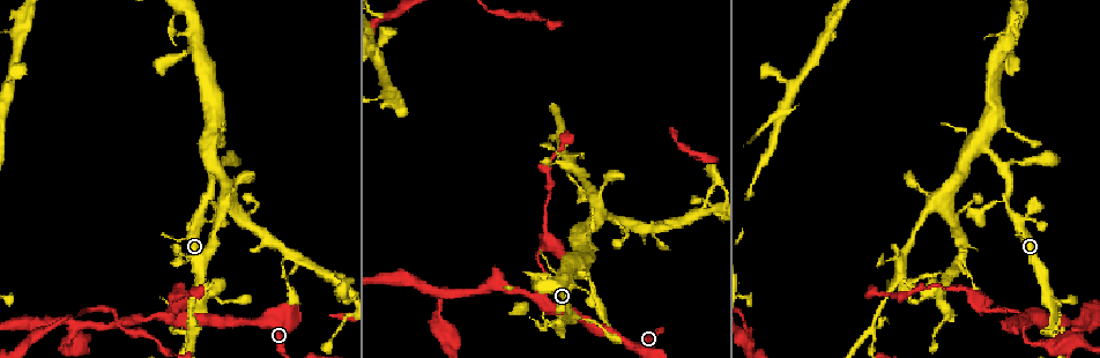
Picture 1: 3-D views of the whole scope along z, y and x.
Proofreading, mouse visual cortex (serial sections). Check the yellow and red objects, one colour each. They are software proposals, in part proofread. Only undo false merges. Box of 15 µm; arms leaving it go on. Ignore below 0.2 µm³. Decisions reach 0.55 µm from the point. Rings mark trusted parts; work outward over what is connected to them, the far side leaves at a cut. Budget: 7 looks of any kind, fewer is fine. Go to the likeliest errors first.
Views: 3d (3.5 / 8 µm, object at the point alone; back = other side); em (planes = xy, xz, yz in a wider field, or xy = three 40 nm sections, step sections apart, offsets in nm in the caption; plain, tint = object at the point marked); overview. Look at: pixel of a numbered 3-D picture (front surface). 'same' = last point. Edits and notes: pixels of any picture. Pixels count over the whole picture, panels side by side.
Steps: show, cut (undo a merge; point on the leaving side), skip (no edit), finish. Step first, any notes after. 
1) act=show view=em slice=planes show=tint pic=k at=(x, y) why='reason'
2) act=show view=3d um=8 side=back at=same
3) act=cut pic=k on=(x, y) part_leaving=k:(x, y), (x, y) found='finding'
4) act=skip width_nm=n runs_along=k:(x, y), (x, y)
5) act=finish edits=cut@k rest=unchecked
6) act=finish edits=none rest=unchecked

act=show view=3d um=3.5 pic=1 at=(538, 296) why='thin neck'

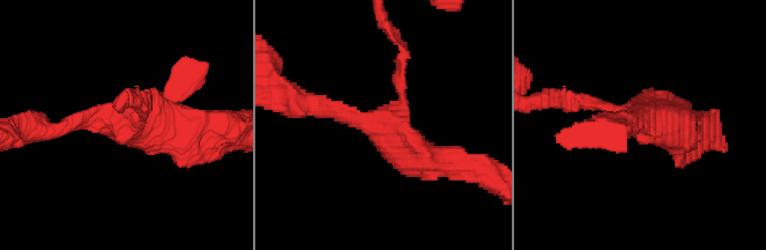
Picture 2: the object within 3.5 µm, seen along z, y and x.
act=show view=em slice=xy step=1 show=tint pic=2 at=(121, 116) arms=3 arm_widths_nm=150,200,400 why='need the tissue'

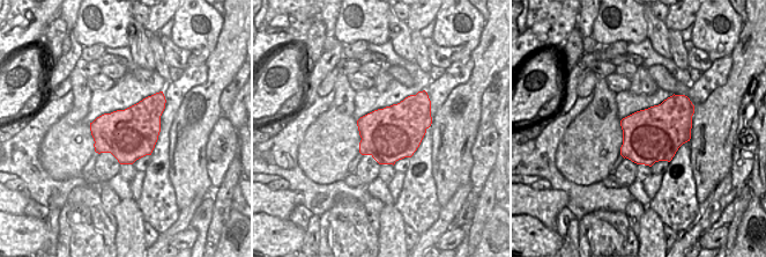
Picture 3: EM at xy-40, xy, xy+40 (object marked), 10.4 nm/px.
act=skip runs_along=2:(450, 159), (314, 102) found='one cell here'

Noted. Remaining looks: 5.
act=show view=3d um=3.5 side=back pic=1 at=(446, 293) why='sharp bend'

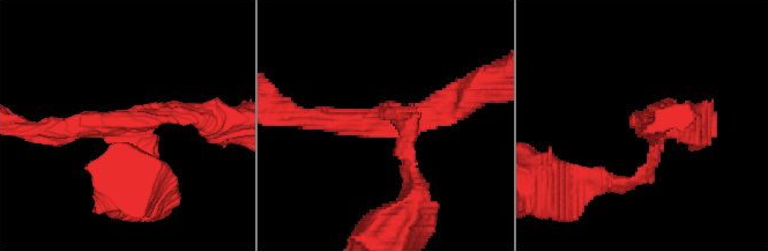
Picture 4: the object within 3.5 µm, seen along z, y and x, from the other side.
act=show view=em slice=xy step=1 show=tint pic=4 at=(122, 125)

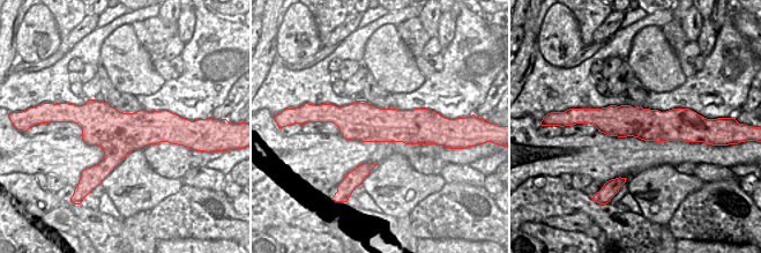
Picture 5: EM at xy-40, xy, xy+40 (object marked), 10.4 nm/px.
act=skip arm_widths_nm=150,250,300 runs_along=5:(589, 120), (677, 126), (688, 134) found='continuous, no second cell'

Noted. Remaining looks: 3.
act=show view=3d um=8 pic=1 at=(897, 283) why='calibre changes'

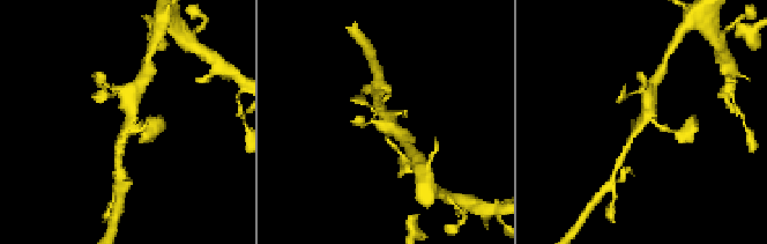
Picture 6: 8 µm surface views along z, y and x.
act=show view=em slice=xy step=1 show=tint pic=6 at=(387, 119) why='need the tissue'

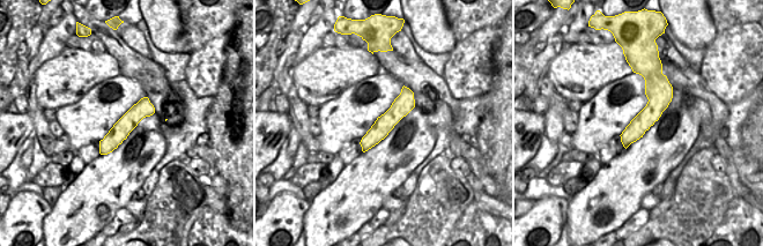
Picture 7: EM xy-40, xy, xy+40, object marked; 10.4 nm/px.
act=skip runs_along=6:(650, 94), (646, 120), (625, 153) found='all the same cell'

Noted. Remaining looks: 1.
act=finish edits=none rest=unchecked

